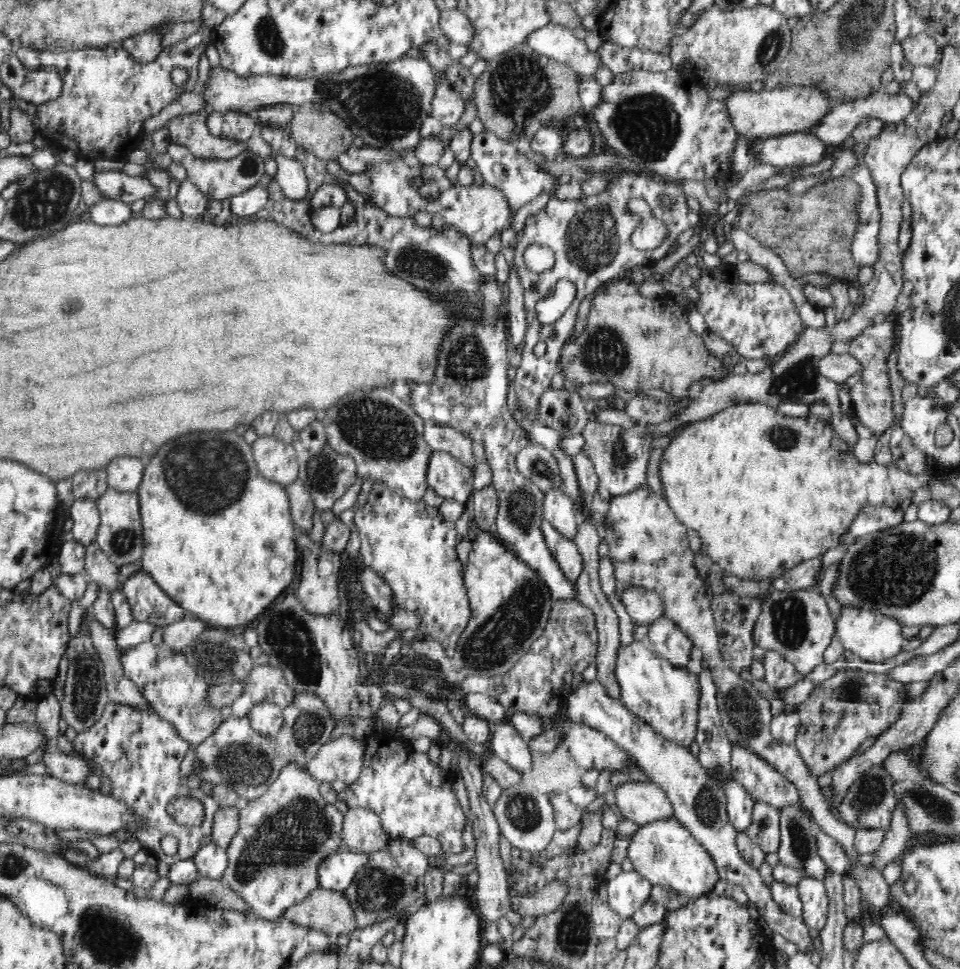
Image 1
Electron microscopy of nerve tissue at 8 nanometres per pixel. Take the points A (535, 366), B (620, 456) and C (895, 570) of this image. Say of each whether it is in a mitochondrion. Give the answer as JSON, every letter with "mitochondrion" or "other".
{"A":"other","B":"mitochondrion","C":"mitochondrion"}

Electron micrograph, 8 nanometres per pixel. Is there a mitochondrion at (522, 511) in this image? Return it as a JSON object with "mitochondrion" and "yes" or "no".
{"mitochondrion":"yes"}

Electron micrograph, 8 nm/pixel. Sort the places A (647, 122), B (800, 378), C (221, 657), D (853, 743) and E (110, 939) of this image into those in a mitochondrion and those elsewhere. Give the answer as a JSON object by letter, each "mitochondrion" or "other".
{"A":"mitochondrion","B":"mitochondrion","C":"mitochondrion","D":"other","E":"mitochondrion"}

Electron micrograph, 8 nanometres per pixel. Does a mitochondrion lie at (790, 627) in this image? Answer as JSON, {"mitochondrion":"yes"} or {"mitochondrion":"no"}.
{"mitochondrion":"yes"}

